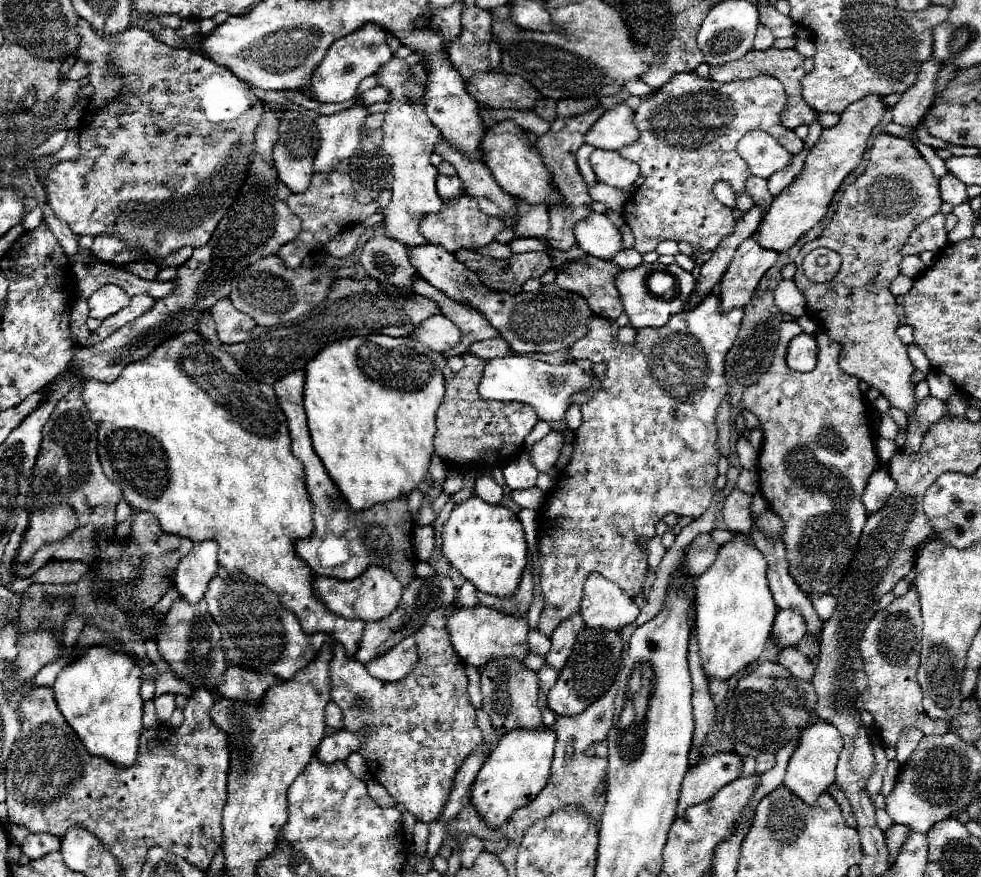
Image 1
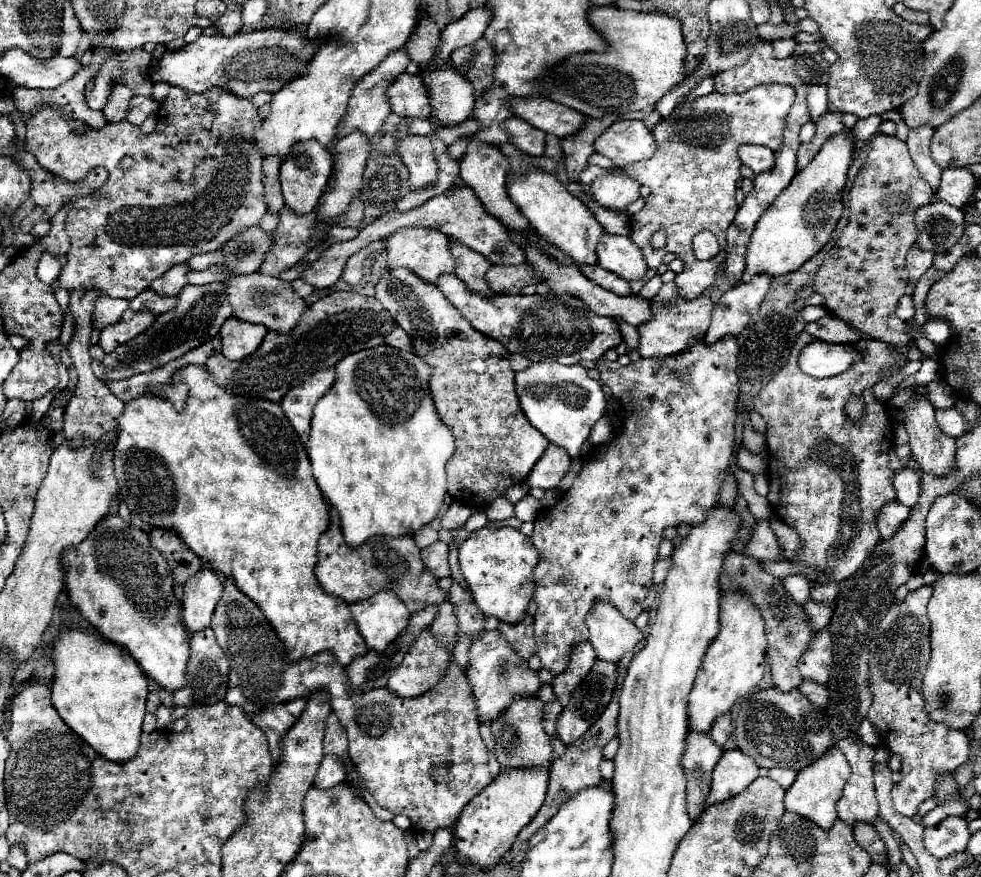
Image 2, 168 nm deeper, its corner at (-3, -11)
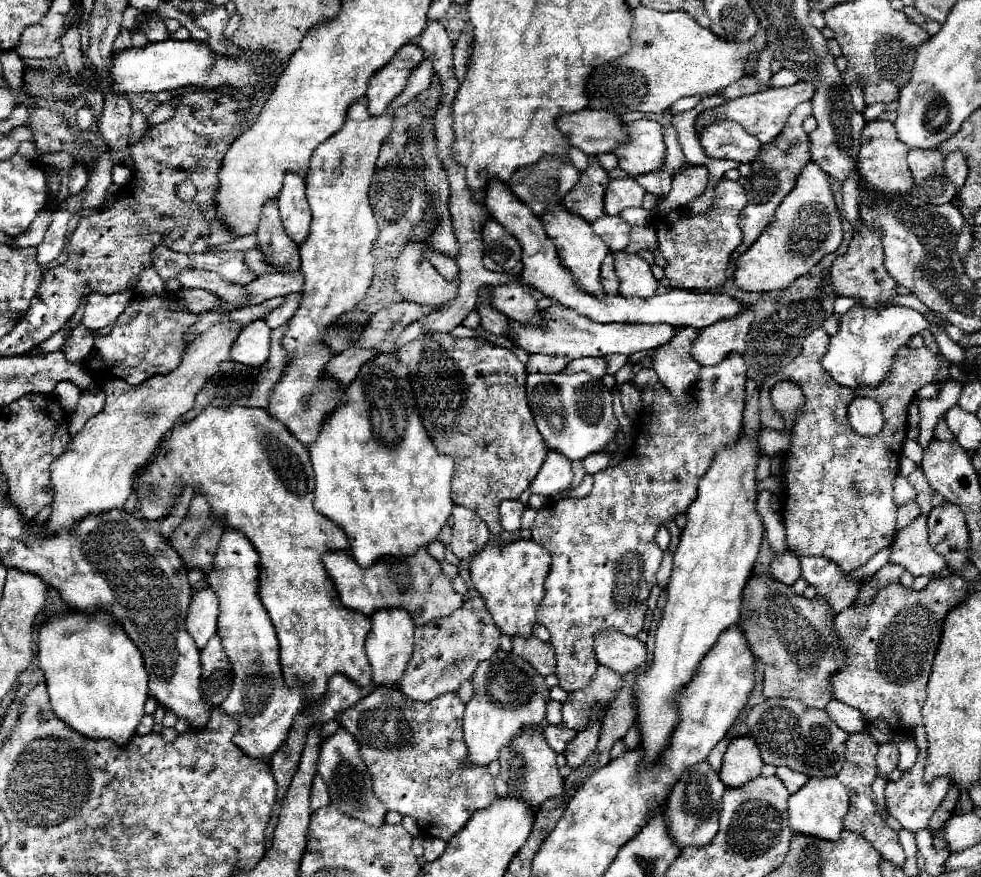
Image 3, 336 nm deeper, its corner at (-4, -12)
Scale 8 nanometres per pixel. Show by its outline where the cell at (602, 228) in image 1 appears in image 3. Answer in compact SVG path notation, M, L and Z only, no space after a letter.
M615 252L615 270L619 276L619 294L649 298L657 294L659 282L651 274L651 266L637 254Z

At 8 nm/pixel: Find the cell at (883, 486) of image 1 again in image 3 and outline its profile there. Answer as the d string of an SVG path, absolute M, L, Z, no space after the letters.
M915 518L891 544L891 562L903 566L913 576L933 576L947 568L945 560L931 548L927 538L927 518Z

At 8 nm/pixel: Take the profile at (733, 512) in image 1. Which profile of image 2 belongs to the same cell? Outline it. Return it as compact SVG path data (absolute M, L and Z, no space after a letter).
M756 521L756 525L752 527L750 539L746 543L746 551L748 557L754 557L758 561L762 559L770 559L770 561L778 561L780 555L780 545L776 535L772 533L768 521Z

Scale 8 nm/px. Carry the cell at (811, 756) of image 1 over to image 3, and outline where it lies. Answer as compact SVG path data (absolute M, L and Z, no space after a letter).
M811 778L799 792L789 798L789 828L793 834L813 836L821 840L837 840L843 830L843 818L849 810L849 792L839 778Z

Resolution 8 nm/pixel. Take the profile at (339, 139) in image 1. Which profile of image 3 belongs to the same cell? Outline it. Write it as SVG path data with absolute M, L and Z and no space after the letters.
M405 44L389 62L383 66L369 84L367 100L369 100L369 112L373 116L379 116L387 110L387 106L401 94L401 90L407 84L409 74L419 66L423 60L423 50L417 44Z

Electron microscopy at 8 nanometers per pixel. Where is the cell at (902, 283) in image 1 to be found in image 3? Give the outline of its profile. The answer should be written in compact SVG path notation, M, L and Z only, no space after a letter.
M855 304L851 310L839 316L839 332L831 336L829 350L823 356L823 368L833 376L833 380L845 388L877 386L885 382L891 372L897 352L909 344L909 340L923 329L929 329L935 337L940 352L952 364L960 364L965 359L965 350L956 344L944 331L933 323L927 322L917 310L907 306L887 306L887 308L865 308Z

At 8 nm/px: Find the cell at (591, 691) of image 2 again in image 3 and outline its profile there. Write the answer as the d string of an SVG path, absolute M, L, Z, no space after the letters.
M601 722L589 724L589 728L585 728L583 732L577 732L573 742L569 742L569 746L565 750L565 758L567 758L567 766L571 770L577 770L579 766L583 766L585 760L589 760L589 756L595 752L597 740L599 740L599 730L601 730Z

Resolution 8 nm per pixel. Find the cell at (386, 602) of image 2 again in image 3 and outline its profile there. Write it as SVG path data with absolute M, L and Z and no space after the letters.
M401 608L393 610L377 610L371 616L371 632L367 636L367 658L373 668L373 682L377 686L399 686L401 676L405 672L405 666L413 654L413 630L415 624L409 616L409 612Z

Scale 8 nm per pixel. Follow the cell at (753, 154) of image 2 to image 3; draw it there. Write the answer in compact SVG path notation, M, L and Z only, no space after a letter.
M715 120L697 130L703 152L709 158L729 158L737 162L753 162L761 142L747 134L733 120Z

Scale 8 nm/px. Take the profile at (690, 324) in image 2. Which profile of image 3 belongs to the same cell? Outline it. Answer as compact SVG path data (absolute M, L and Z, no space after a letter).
M679 328L673 340L657 350L653 356L653 370L681 404L689 404L693 384L697 382L697 372L701 366L691 358L689 350L693 338L699 334L697 328Z

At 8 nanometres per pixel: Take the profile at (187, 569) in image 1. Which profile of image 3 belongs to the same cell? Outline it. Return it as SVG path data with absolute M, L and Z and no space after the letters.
M209 588L195 592L191 598L185 626L199 650L203 650L207 640L217 632L217 612L219 612L217 606L219 606L219 600L215 592L211 592Z

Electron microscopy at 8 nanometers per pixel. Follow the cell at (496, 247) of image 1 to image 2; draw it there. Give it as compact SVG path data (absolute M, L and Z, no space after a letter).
M456 241L452 247L452 257L456 259L456 275L476 293L485 297L491 297L495 293L488 287L484 275L490 269L488 259L484 259L484 255L468 249L466 245L462 245L460 241Z

